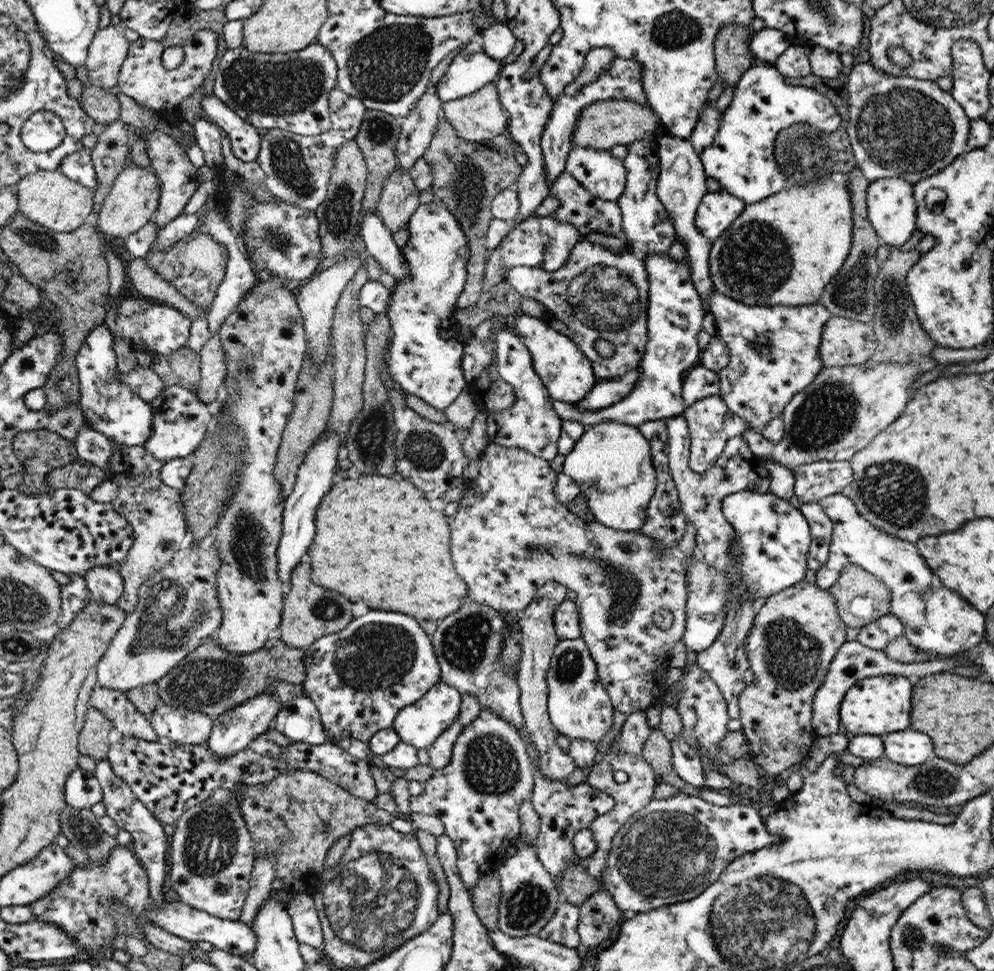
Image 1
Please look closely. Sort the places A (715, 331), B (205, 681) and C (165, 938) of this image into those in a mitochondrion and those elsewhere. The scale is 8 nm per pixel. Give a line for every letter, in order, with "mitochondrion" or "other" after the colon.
A: other
B: mitochondrion
C: other

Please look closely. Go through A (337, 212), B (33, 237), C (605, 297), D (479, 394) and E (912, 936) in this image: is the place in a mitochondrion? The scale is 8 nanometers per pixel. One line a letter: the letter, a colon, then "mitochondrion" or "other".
A: mitochondrion
B: mitochondrion
C: mitochondrion
D: other
E: mitochondrion

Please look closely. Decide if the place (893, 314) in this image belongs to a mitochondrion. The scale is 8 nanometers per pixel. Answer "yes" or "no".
yes

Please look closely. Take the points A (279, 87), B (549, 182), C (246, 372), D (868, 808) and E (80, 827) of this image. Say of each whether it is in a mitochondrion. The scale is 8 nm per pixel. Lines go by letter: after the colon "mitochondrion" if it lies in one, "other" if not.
A: mitochondrion
B: other
C: mitochondrion
D: other
E: mitochondrion

